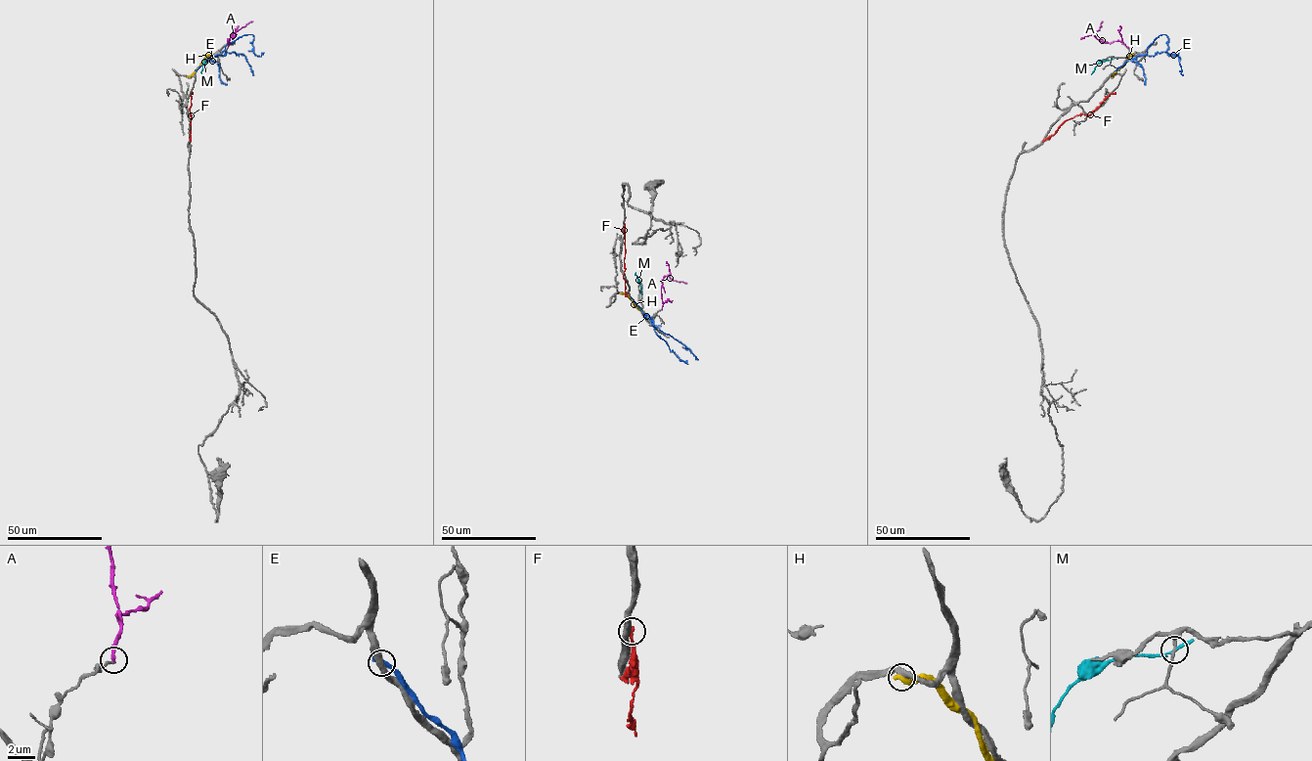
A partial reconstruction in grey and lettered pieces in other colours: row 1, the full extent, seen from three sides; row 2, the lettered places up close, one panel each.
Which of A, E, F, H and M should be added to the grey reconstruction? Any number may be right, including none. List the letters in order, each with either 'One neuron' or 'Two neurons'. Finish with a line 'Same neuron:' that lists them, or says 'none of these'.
A: Two neurons
E: Two neurons
F: Two neurons
H: Two neurons
M: Two neurons
Same neuron: none of these

